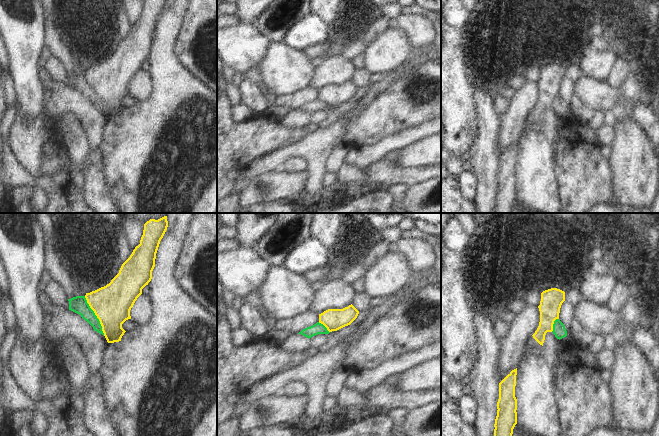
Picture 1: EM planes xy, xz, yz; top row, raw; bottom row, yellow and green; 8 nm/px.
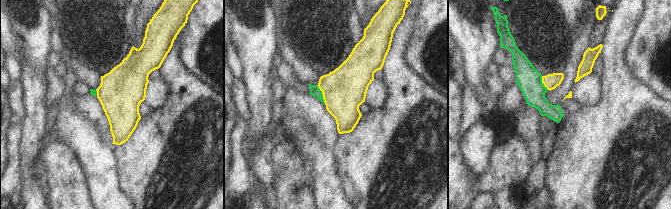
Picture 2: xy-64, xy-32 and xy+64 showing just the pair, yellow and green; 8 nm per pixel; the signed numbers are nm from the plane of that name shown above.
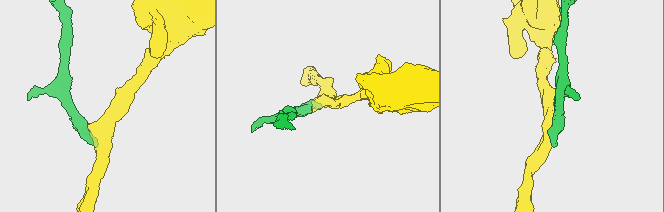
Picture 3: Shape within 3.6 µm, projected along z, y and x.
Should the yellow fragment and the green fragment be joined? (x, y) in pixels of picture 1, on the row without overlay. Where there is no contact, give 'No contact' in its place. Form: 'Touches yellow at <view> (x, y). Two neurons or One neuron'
Touches yellow at xy (96, 91). Two neurons.

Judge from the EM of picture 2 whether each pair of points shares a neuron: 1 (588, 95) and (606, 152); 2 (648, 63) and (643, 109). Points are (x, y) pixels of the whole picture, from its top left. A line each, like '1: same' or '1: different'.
1: different
2: different

